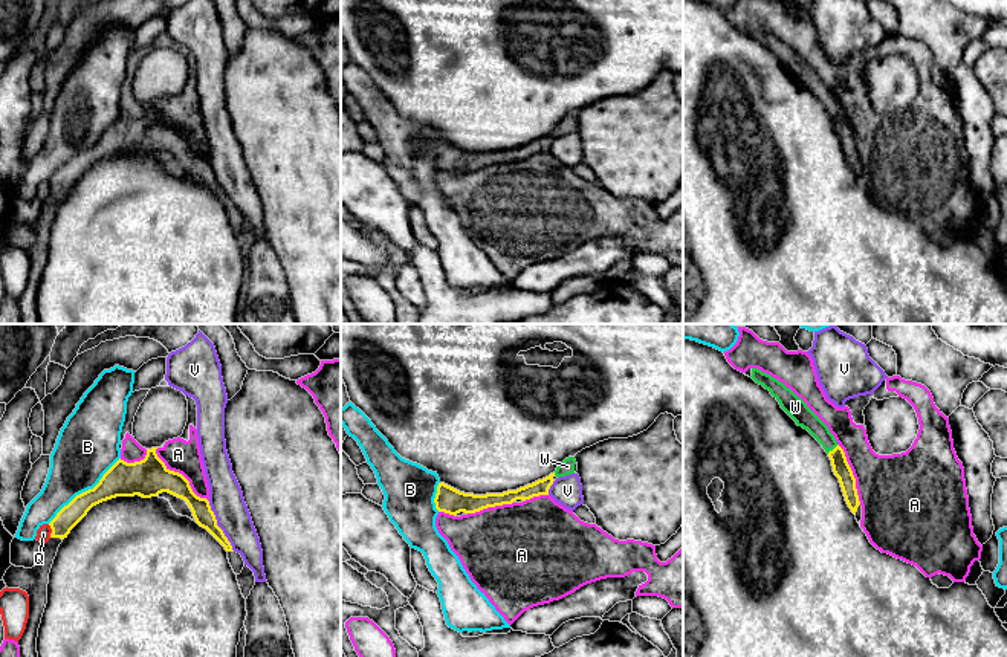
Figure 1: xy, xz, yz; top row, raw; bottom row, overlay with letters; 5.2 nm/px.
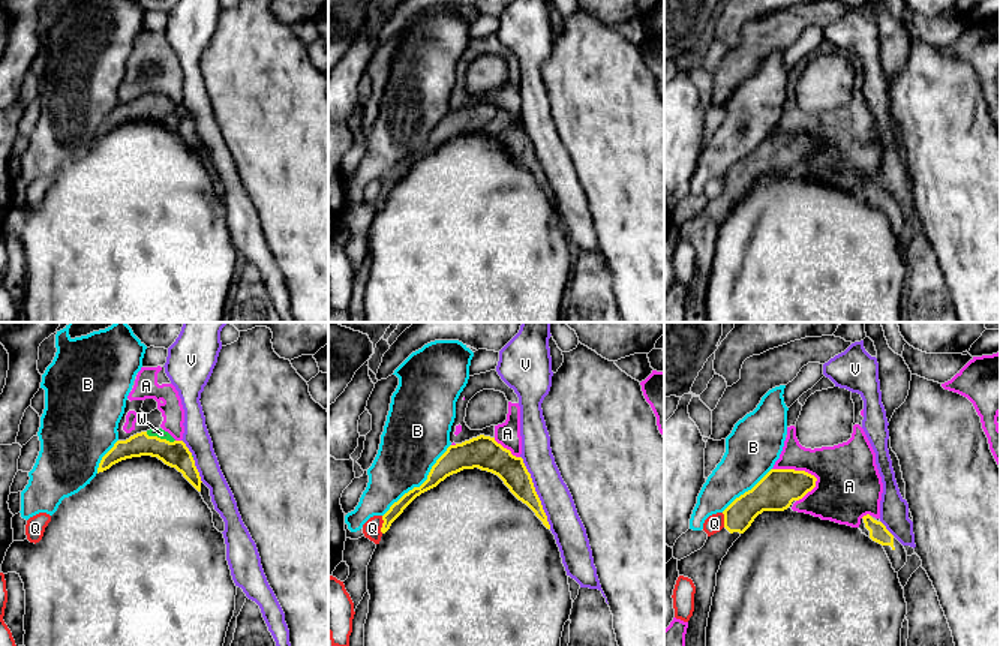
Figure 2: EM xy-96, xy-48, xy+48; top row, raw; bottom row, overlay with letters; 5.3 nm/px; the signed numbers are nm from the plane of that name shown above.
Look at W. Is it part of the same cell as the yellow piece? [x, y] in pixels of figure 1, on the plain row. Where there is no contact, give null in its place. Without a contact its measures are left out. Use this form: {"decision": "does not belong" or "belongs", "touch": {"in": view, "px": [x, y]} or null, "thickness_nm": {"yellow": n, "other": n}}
{"decision": "belongs", "touch": {"in": "yz", "px": [833, 107]}, "thickness_nm": {"yellow": 90, "other": 100}}

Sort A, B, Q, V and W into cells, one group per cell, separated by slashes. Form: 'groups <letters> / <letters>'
groups A / B / Q / V / W

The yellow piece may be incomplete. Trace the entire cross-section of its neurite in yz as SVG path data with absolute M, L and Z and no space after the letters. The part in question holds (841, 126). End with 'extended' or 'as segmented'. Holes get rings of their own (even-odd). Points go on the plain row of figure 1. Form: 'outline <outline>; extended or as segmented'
outline M752 26L750 35L769 47L770 52L779 60L781 66L796 79L796 83L807 87L822 102L831 118L833 130L839 136L845 159L860 182L862 163L856 147L856 136L847 119L843 107L837 102L828 84L807 64L801 55L798 55L778 37L763 31L758 26Z; extended

